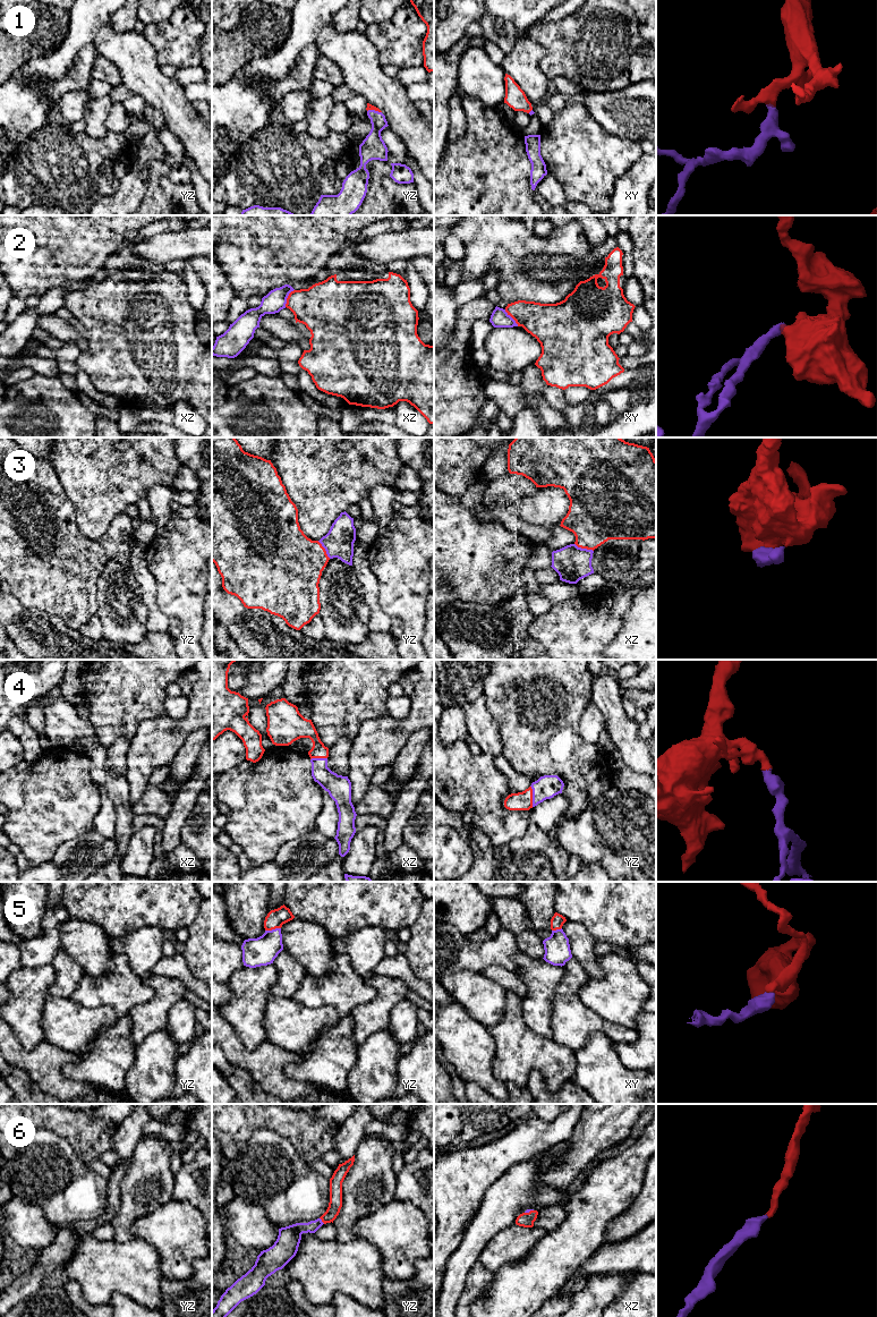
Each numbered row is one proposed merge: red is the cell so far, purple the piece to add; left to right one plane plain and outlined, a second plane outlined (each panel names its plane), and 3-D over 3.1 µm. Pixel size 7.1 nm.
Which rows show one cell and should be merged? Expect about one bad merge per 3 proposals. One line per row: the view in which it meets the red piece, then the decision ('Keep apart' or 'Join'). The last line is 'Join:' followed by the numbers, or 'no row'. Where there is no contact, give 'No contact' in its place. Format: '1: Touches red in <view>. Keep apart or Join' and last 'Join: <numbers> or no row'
1: Touches red in yz. Join
2: Touches red in xz. Keep apart
3: Touches red in xz. Join
4: Touches red in yz. Join
5: Touches red in yz. Join
6: Touches red in yz. Join
Join: 1, 3, 4, 5, 6

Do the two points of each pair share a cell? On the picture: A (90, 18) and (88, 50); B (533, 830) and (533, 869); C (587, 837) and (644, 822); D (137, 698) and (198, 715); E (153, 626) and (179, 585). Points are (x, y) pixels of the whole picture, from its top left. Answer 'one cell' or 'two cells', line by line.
A: two cells
B: one cell
C: one cell
D: two cells
E: two cells

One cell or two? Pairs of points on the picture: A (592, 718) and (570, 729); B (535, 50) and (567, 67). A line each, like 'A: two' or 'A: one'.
A: two
B: two

